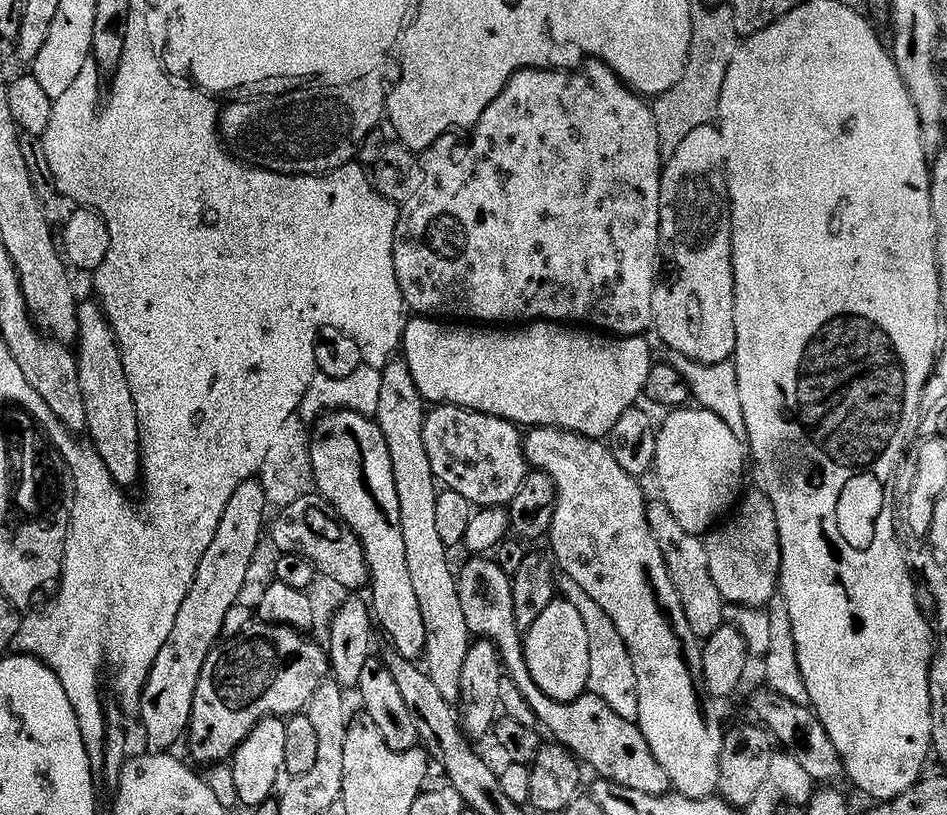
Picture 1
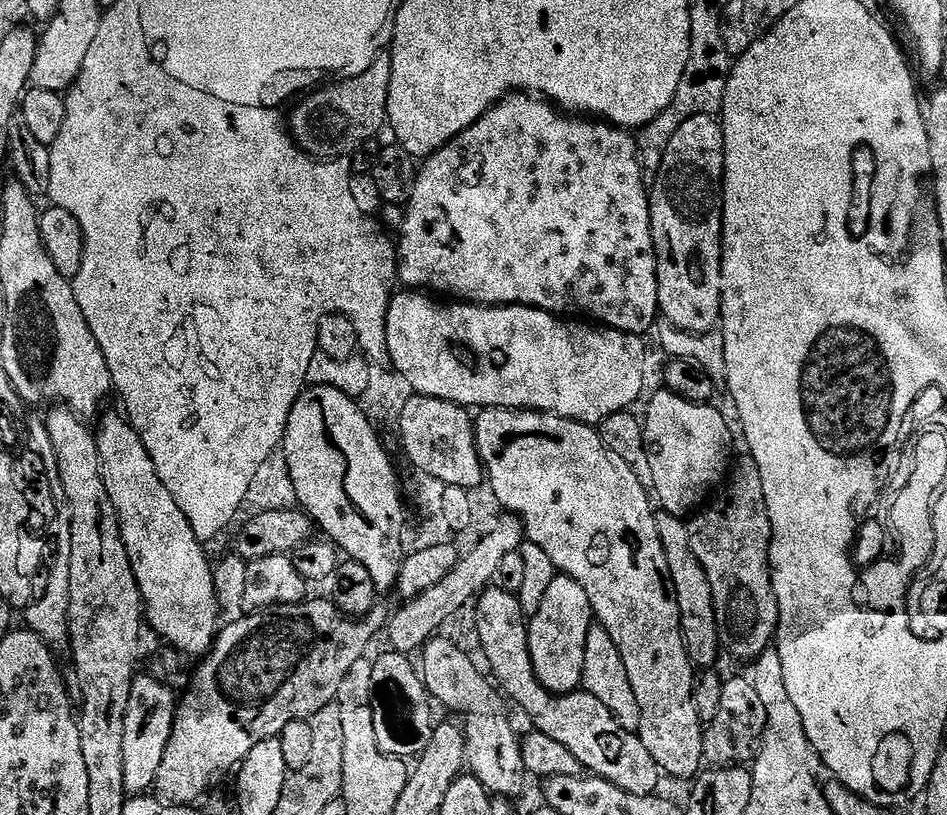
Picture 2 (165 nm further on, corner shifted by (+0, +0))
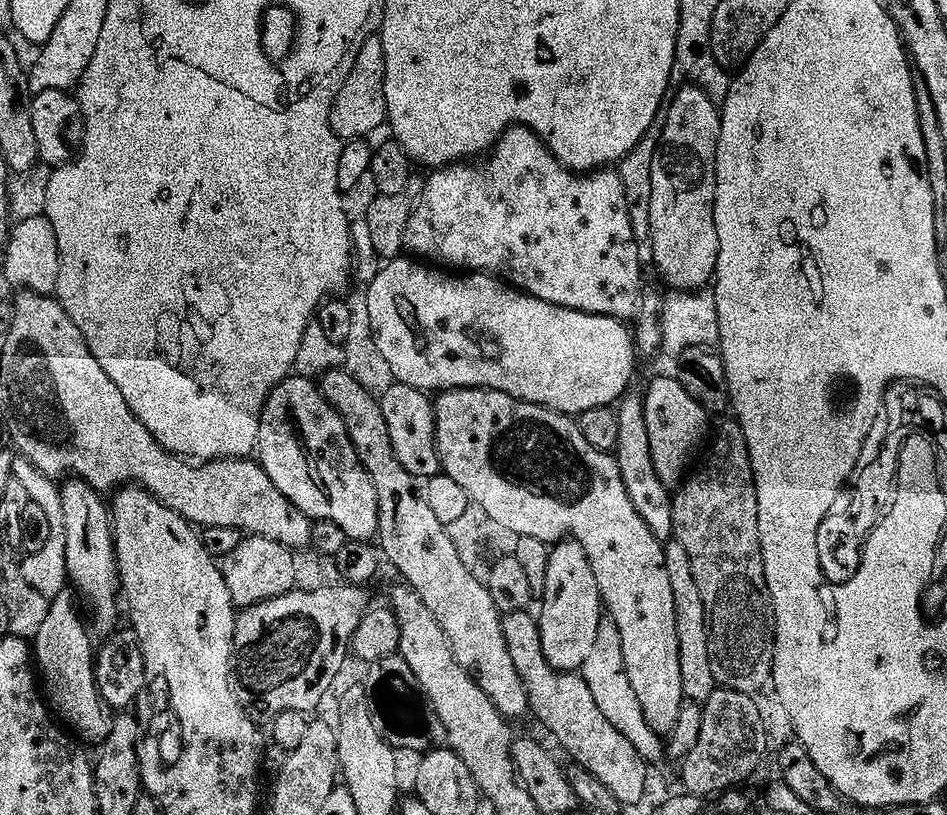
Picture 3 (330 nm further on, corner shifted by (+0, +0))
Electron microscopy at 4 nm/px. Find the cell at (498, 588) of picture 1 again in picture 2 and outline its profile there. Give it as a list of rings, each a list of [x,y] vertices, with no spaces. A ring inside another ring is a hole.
[[[489,586],[480,593],[475,608],[476,632],[480,635],[480,648],[492,667],[491,675],[506,693],[507,699],[513,705],[516,703],[536,723],[533,724],[535,731],[549,735],[555,742],[566,746],[591,775],[608,780],[630,794],[653,795],[660,784],[662,773],[637,733],[627,732],[618,726],[610,710],[606,710],[606,706],[594,698],[594,694],[583,690],[557,694],[547,692],[542,687],[540,679],[534,674],[528,649],[528,620],[518,596],[499,586]]]

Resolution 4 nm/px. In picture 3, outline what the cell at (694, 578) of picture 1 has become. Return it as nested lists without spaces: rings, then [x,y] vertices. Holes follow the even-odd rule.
[[[669,543],[664,549],[666,570],[670,574],[670,590],[674,590],[674,610],[678,626],[678,650],[685,697],[692,702],[703,702],[710,698],[718,685],[712,673],[712,659],[708,653],[708,619],[702,606],[702,596],[698,594],[698,584],[690,570],[690,560],[682,546]]]

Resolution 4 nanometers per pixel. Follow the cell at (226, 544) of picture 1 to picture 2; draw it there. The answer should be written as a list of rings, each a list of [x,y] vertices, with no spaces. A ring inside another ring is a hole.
[[[137,675],[132,681],[130,706],[126,706],[126,730],[122,734],[122,770],[124,790],[129,797],[142,796],[153,791],[162,758],[166,758],[166,746],[176,725],[178,696],[164,685],[163,679],[155,675]]]

